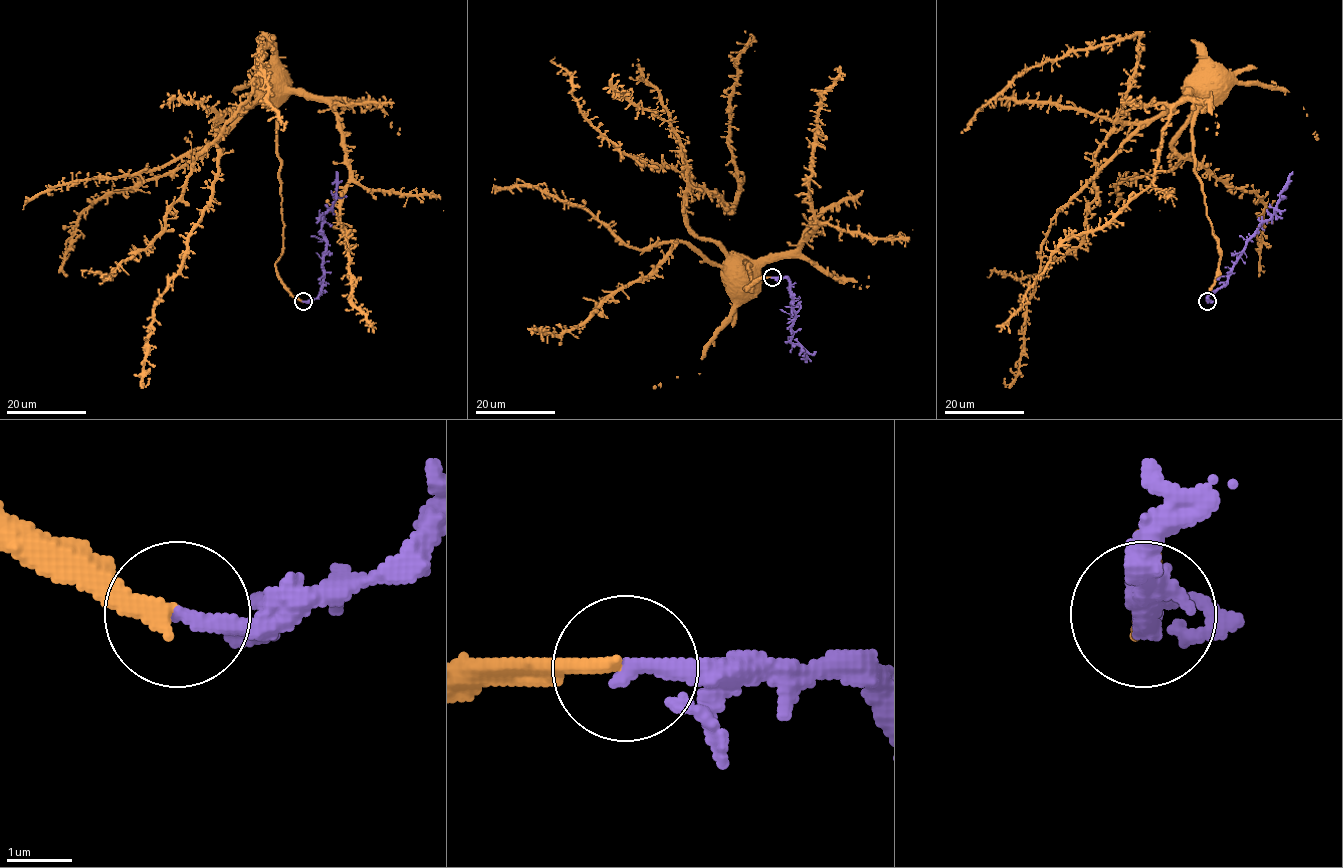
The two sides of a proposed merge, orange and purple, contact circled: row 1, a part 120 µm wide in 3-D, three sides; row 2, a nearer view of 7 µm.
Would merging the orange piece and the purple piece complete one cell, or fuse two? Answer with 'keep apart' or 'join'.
keep apart

